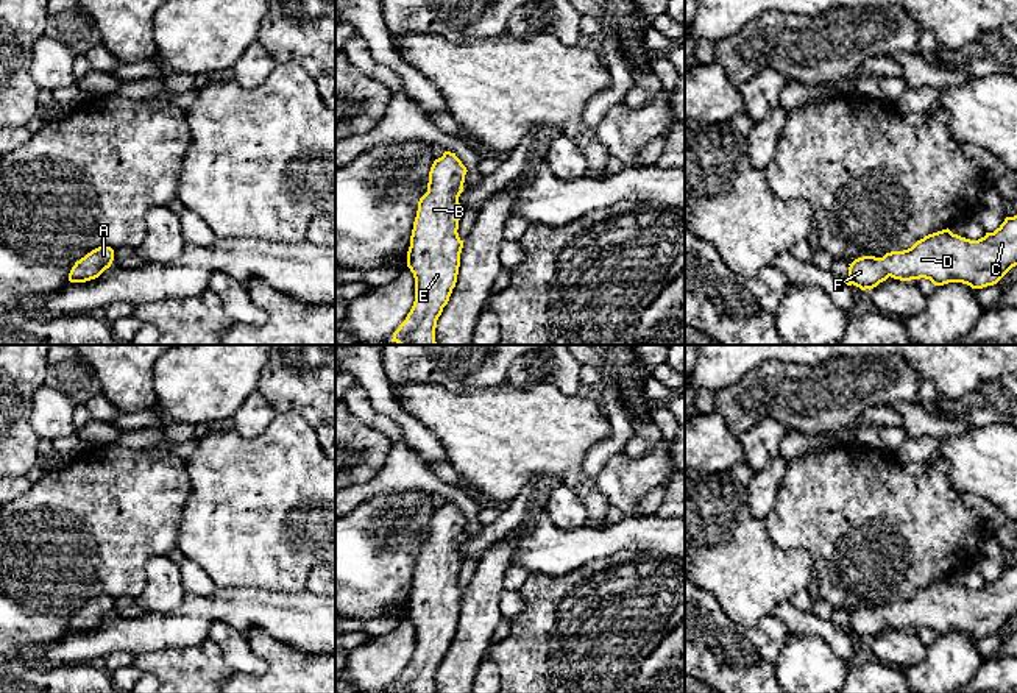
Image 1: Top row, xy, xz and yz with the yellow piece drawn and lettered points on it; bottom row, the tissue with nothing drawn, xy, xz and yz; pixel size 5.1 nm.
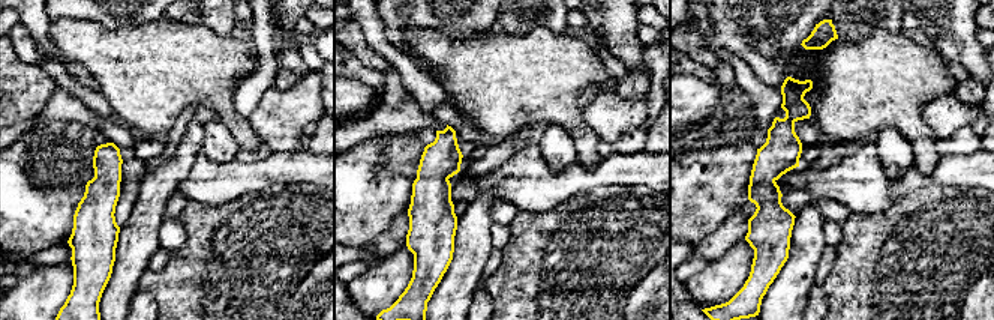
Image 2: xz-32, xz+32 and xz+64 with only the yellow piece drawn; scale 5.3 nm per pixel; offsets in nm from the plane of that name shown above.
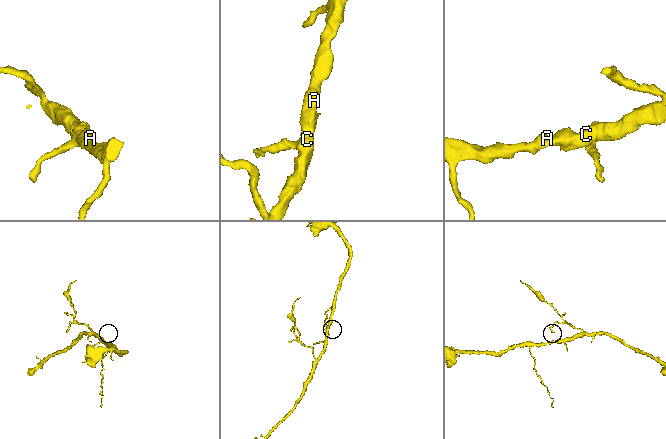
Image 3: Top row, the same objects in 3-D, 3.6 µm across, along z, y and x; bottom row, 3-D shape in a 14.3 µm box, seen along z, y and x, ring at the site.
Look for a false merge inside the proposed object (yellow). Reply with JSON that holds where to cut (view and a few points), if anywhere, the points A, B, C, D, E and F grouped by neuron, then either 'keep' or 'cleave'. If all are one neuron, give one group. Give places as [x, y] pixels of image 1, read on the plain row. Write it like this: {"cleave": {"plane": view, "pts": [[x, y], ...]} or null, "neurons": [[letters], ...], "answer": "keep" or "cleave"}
{"cleave": null, "neurons": [["A", "B", "C", "D", "E", "F"]], "answer": "keep"}

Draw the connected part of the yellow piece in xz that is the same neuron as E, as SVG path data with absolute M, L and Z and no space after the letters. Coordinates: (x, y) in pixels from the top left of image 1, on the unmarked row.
M445 501L431 517L427 542L418 551L410 596L407 601L407 617L415 627L415 651L406 670L393 682L392 691L437 693L437 670L455 637L460 617L463 590L457 582L462 565L459 546L463 542L466 521L468 520L462 510L451 501Z

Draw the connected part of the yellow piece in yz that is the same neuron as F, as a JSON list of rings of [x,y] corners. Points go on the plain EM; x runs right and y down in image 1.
[[[1017,565],[1006,567],[994,582],[986,582],[978,590],[961,587],[947,578],[925,585],[908,599],[891,601],[883,607],[863,606],[849,615],[849,629],[844,632],[861,640],[877,637],[889,626],[900,631],[925,627],[934,635],[948,632],[962,632],[972,638],[994,635],[1017,615]]]

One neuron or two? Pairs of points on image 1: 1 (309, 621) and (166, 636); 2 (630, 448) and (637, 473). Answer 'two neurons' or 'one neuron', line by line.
1: one neuron
2: two neurons

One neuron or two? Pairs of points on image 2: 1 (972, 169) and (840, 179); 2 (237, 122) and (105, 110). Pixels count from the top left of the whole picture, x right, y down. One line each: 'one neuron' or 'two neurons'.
1: one neuron
2: two neurons

